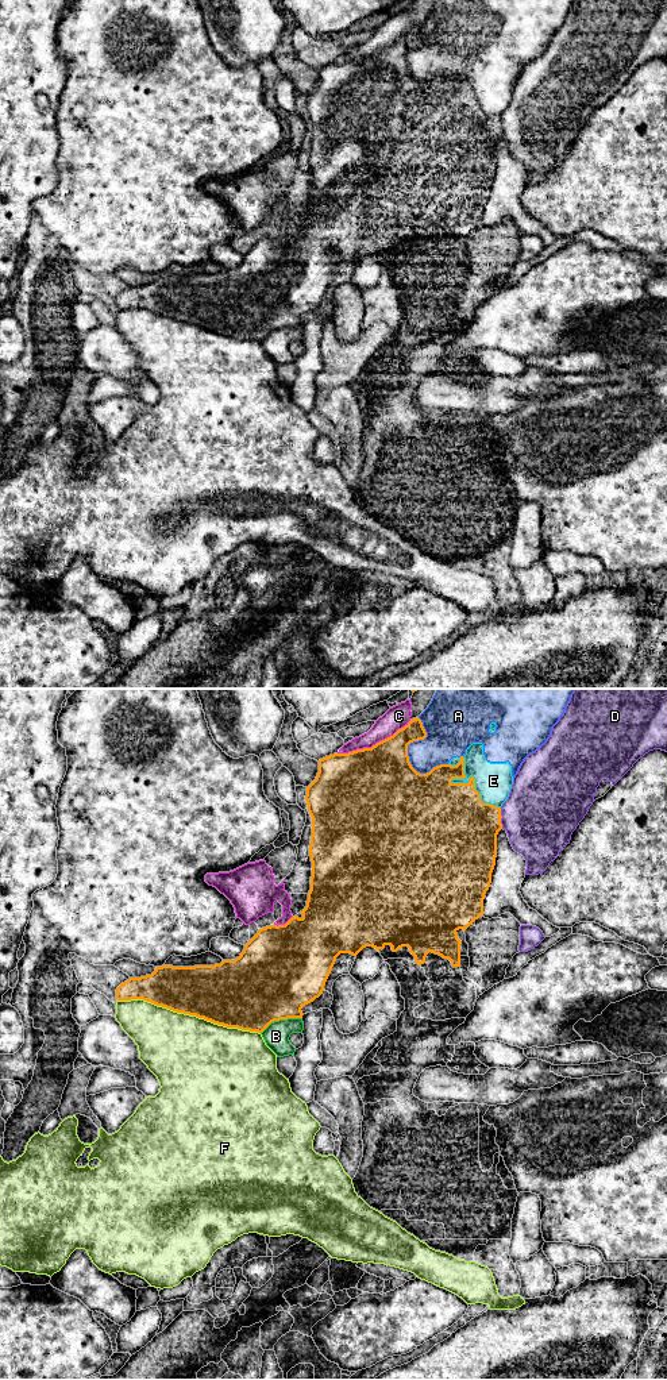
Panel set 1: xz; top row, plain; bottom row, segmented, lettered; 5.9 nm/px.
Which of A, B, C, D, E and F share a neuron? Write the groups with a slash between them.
A E / B / C / D / F

